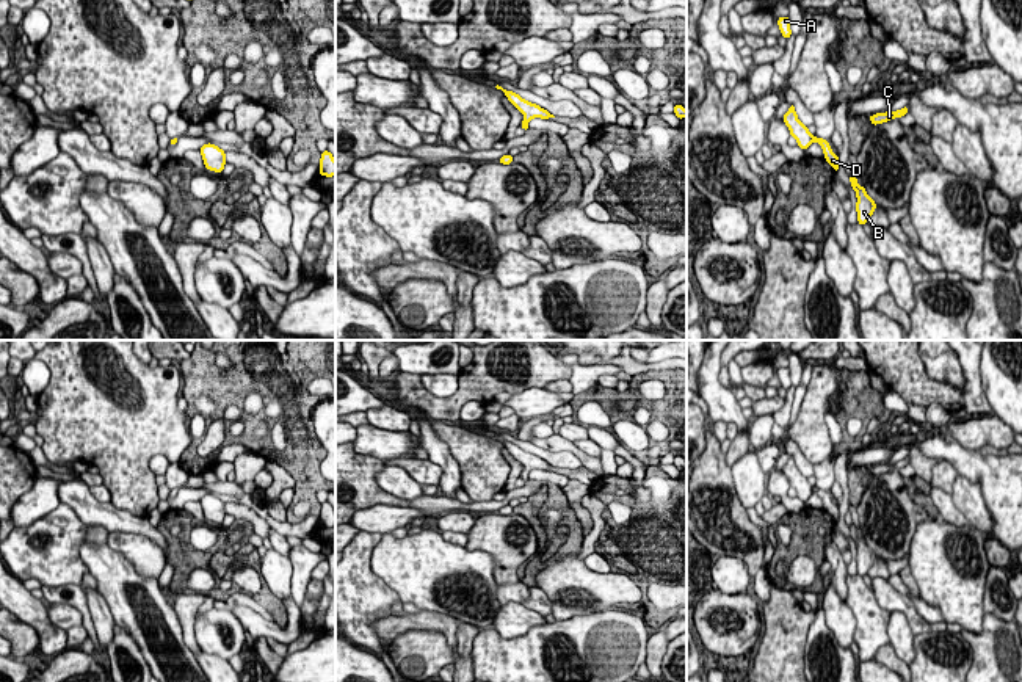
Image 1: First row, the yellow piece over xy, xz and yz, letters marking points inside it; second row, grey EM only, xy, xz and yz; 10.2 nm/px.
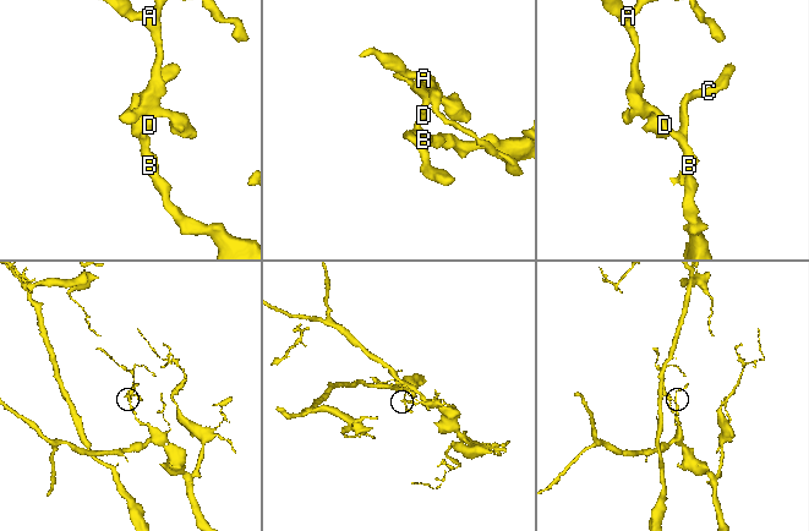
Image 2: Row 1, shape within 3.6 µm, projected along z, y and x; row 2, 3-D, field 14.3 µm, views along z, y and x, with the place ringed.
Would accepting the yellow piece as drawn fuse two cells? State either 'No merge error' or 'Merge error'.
No merge error

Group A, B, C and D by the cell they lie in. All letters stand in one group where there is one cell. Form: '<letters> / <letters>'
A B C D

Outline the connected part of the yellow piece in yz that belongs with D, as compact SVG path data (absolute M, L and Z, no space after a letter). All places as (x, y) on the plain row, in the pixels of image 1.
M790 455L788 463L784 466L782 472L790 481L790 488L793 488L798 494L798 499L806 502L812 494L818 494L823 500L824 511L837 522L839 521L839 506L832 503L831 495L823 489L815 489L809 480L798 470L795 463L795 456Z

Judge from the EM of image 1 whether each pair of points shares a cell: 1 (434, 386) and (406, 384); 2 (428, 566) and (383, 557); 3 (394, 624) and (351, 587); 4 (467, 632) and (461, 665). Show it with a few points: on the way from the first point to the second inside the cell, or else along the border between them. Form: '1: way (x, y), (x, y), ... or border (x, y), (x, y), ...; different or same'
1: border (419, 377), (439, 397), (449, 397), (460, 384); different
2: way (417, 566), (394, 558); same
3: border (389, 613), (373, 624), (378, 637); different
4: way (466, 640), (464, 657); same

